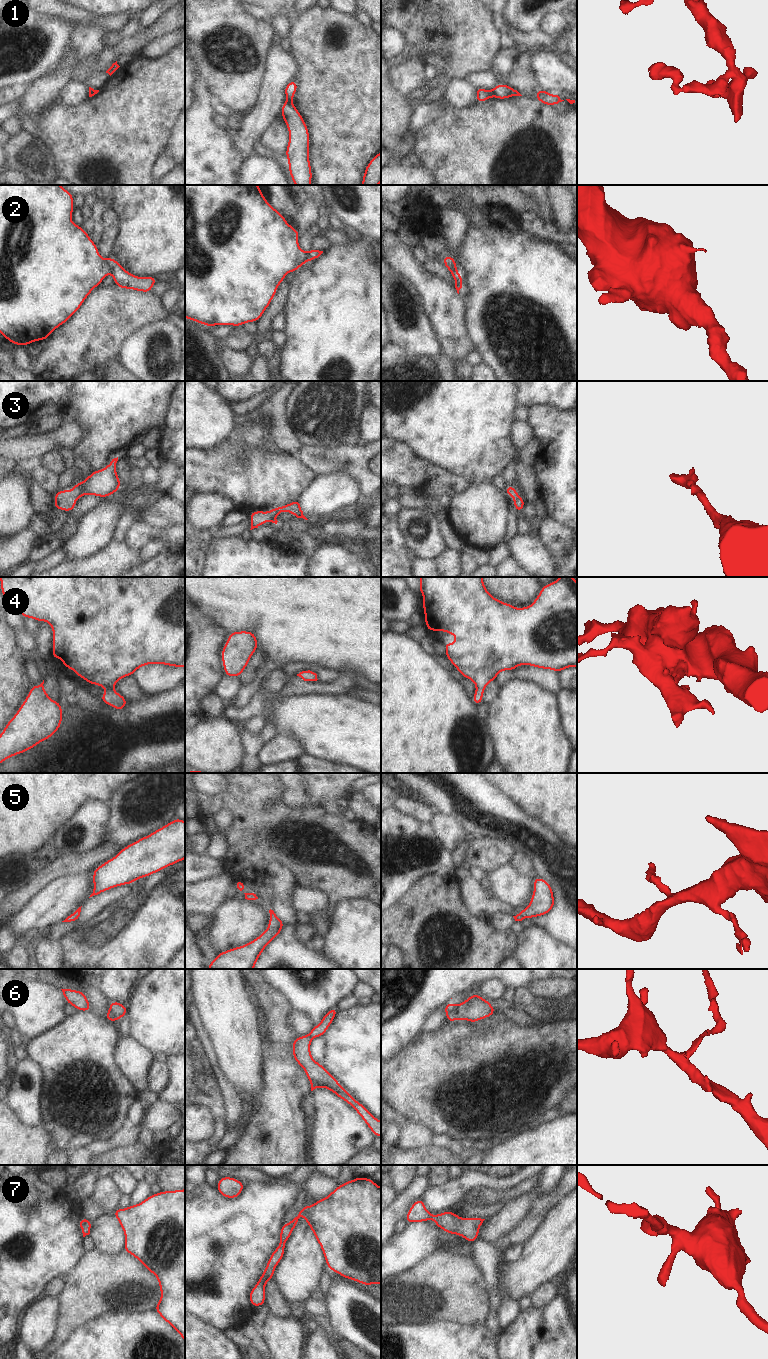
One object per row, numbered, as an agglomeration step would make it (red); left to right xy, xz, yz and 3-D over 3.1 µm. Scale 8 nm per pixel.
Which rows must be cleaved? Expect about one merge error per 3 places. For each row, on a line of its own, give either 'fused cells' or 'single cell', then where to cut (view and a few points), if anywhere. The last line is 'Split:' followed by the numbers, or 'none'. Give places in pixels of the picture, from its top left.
1: fused cells | xz (286, 101), (292, 104)
2: fused cells | xz (306, 253), (308, 260)
3: single cell | no cut
4: single cell | no cut
5: single cell | no cut
6: fused cells | yz (459, 1004), (455, 1010), (446, 1016)
7: single cell | no cut
Split: 1, 2, 6

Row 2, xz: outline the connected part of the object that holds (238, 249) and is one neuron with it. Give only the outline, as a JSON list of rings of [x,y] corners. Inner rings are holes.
[[[185,185],[185,318],[206,327],[239,327],[251,321],[257,323],[271,304],[285,276],[308,262],[307,253],[299,247],[299,236],[299,231],[285,221],[285,216],[267,202],[258,185]]]

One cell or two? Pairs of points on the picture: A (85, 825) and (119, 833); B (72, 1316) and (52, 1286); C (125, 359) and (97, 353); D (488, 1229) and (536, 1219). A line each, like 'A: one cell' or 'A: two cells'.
A: two cells
B: two cells
C: two cells
D: two cells

